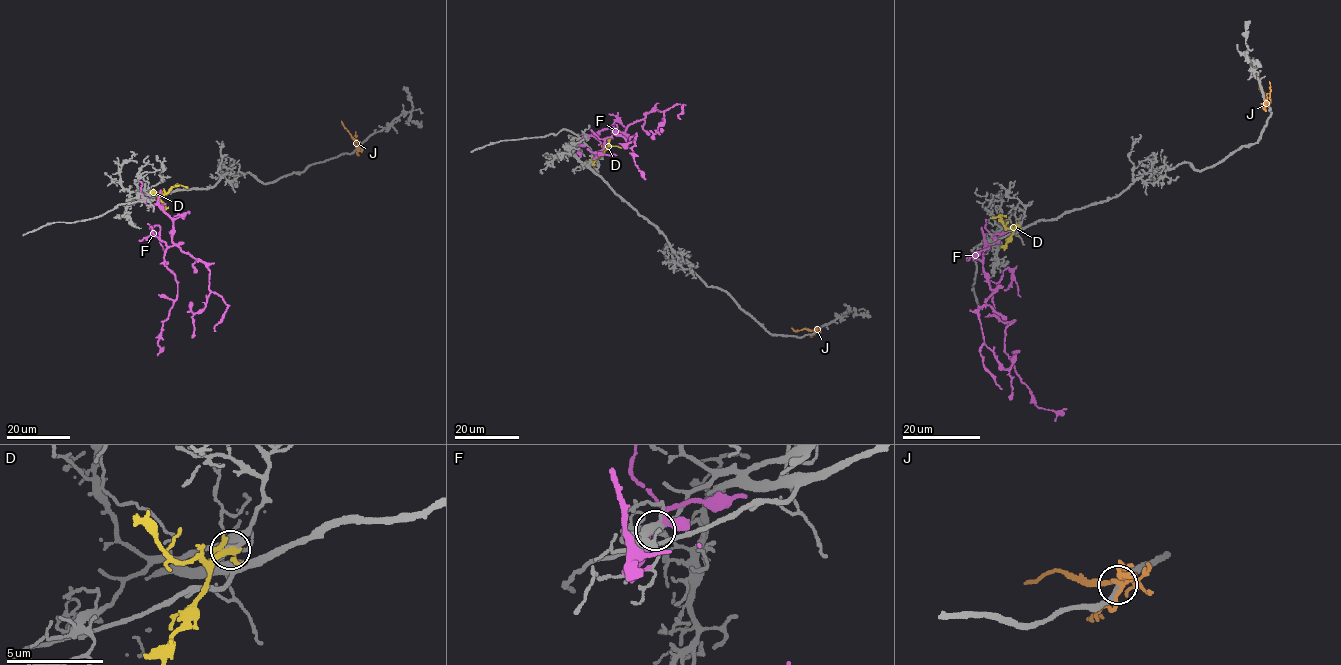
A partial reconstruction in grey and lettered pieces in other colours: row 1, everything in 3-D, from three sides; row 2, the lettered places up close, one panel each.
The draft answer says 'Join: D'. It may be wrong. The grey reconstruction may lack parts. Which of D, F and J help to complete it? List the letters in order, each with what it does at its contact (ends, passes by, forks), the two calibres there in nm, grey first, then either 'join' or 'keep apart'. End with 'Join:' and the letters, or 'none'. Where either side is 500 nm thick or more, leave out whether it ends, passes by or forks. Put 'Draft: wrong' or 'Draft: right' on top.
Draft: right
D: it forks; calibres 240 and 240 nm; join
F: it forks; calibres 280 and 180 nm; keep apart
J: it forks; calibres 240 and 220 nm; keep apart
Join: D

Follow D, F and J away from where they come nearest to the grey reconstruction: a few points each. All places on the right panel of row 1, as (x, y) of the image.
D: (1017, 225), (1006, 227), (1001, 218), (1002, 215), (1006, 217)
F: (990, 239), (982, 271), (994, 314), (1011, 323), (1004, 351), (1035, 405), (1066, 409)
J: (1266, 102), (1260, 79), (1254, 73)

